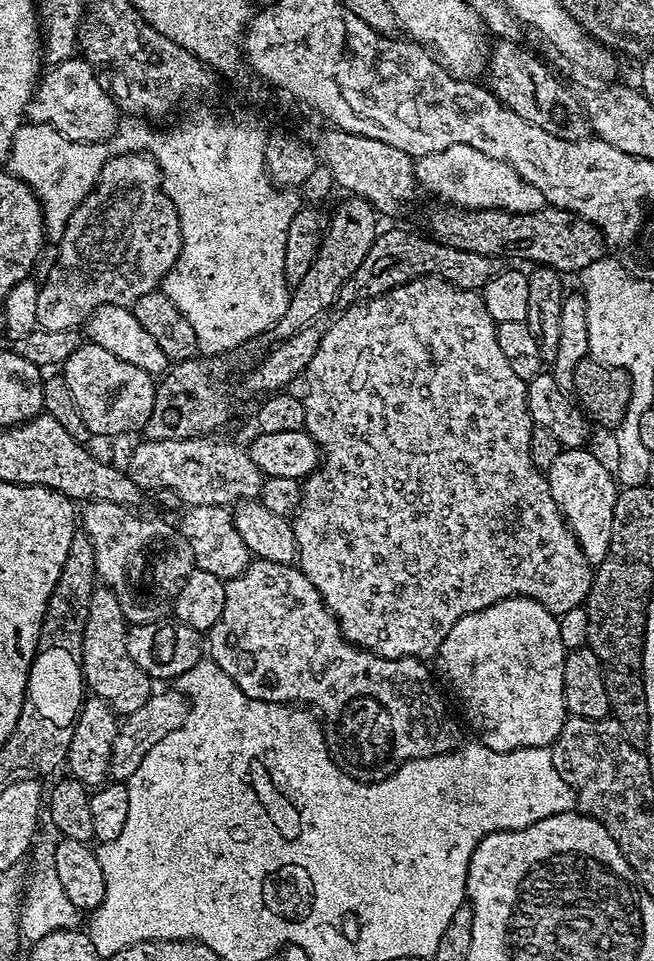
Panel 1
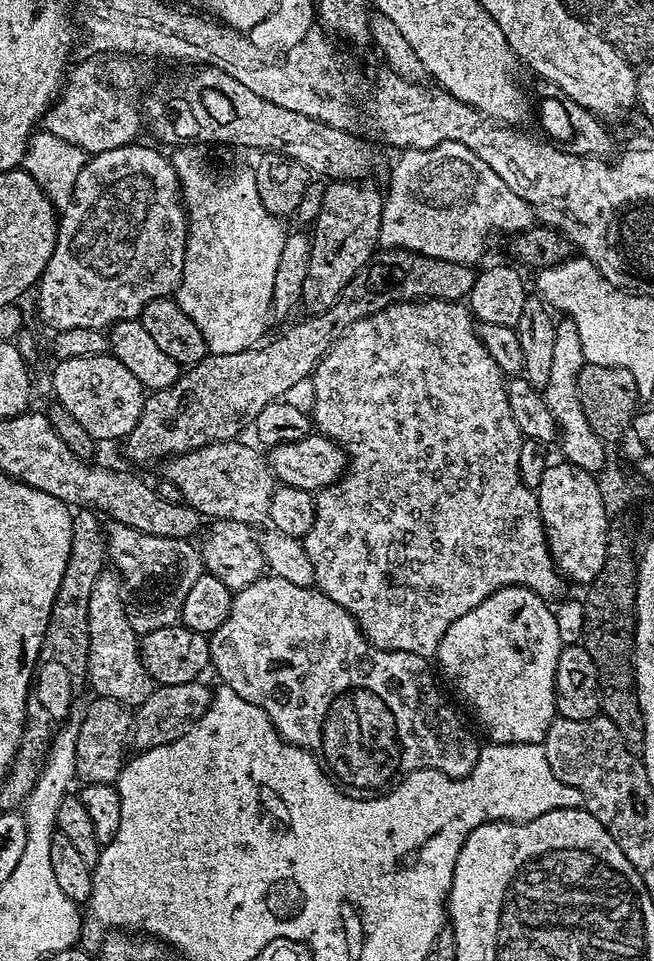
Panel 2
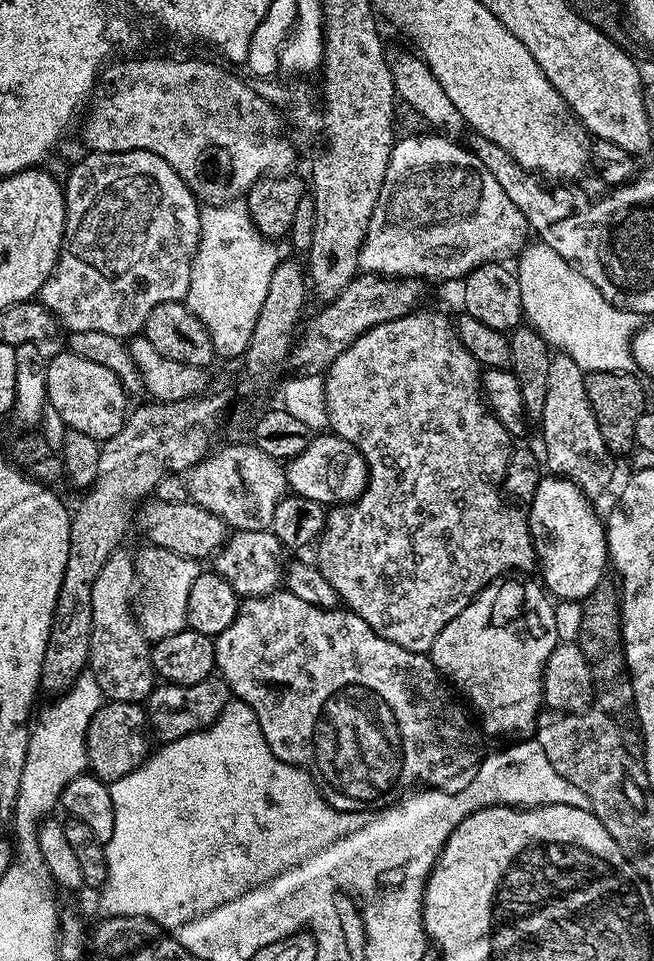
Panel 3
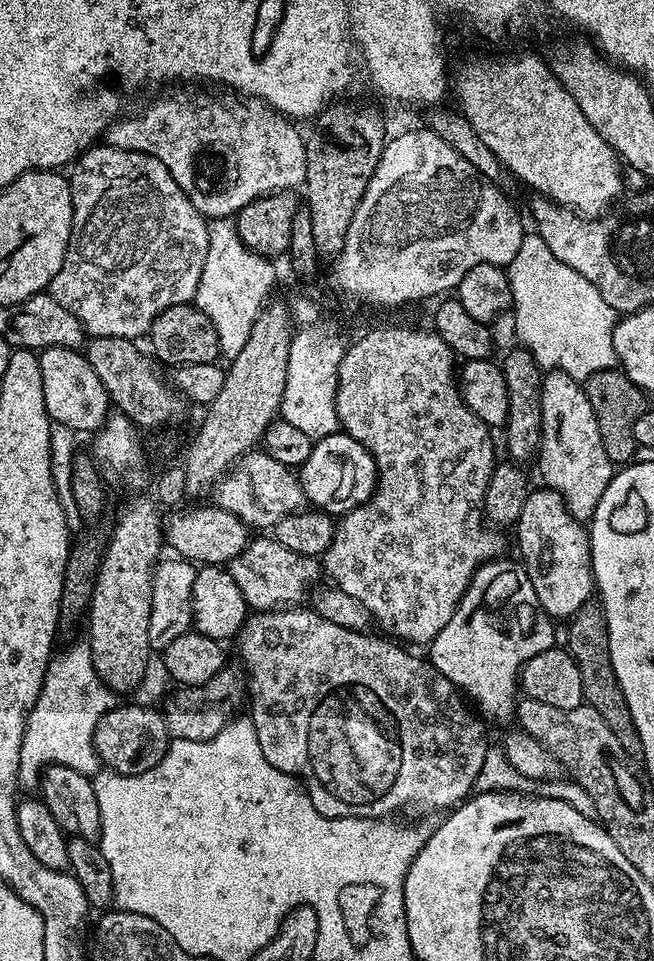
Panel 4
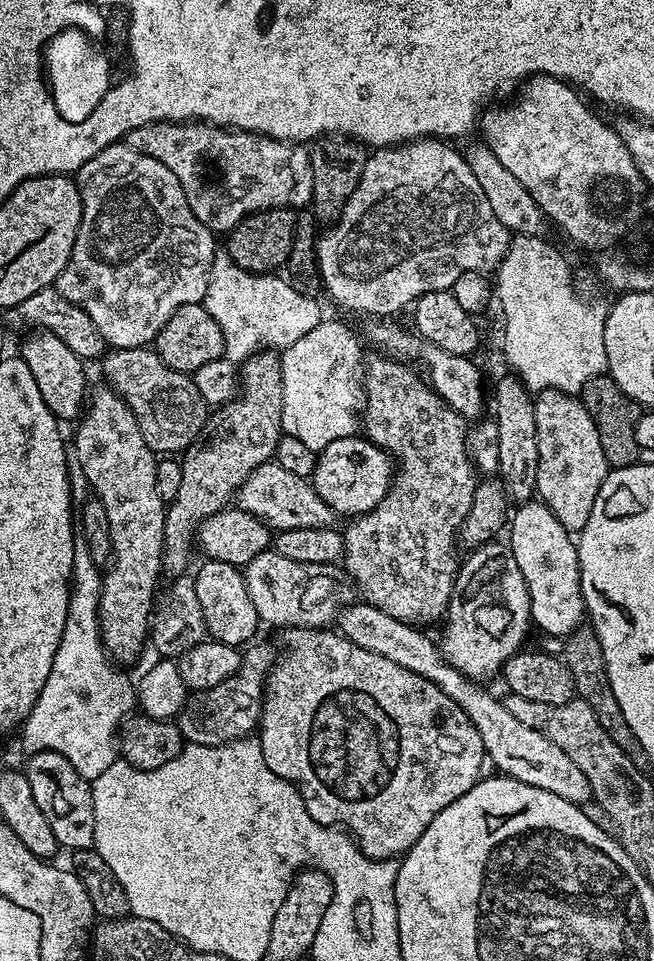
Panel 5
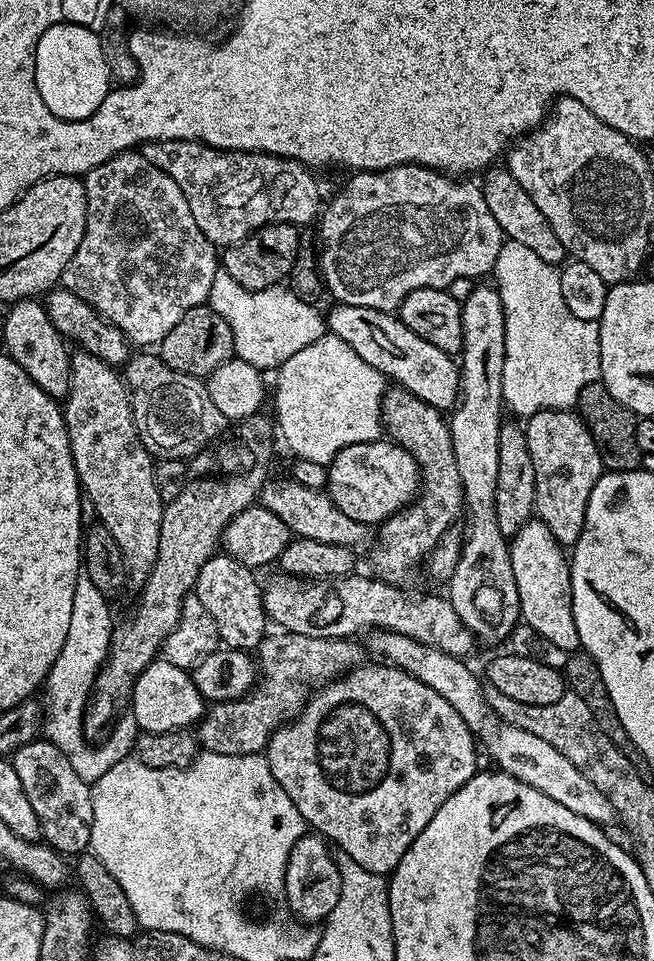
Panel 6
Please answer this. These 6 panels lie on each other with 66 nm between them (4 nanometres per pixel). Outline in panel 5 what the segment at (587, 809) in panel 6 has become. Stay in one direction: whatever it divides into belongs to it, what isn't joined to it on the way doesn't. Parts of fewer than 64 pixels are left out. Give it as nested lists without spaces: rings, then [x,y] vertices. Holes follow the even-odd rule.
[[[353,602],[340,611],[338,621],[340,635],[351,640],[353,644],[362,646],[362,650],[370,650],[374,654],[382,654],[390,658],[390,662],[398,662],[416,674],[422,674],[434,686],[442,690],[442,694],[450,697],[474,722],[478,734],[482,734],[484,755],[497,773],[514,778],[518,782],[526,782],[530,786],[538,786],[542,790],[550,790],[550,794],[558,794],[558,798],[566,798],[566,802],[581,806],[592,800],[590,782],[578,765],[570,759],[570,754],[562,750],[562,746],[554,746],[550,738],[546,738],[534,726],[526,726],[508,709],[503,699],[495,700],[487,692],[483,683],[463,676],[454,666],[444,659],[439,643],[436,644],[415,624],[407,624],[398,618],[390,618],[382,610],[367,602]]]

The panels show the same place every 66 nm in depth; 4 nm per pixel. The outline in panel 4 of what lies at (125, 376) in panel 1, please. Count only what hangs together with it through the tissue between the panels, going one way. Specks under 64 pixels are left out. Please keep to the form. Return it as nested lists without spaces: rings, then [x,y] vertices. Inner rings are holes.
[[[46,348],[39,353],[39,357],[42,398],[46,402],[48,419],[68,426],[77,434],[99,432],[110,415],[110,397],[98,374],[94,374],[87,355],[74,348]]]

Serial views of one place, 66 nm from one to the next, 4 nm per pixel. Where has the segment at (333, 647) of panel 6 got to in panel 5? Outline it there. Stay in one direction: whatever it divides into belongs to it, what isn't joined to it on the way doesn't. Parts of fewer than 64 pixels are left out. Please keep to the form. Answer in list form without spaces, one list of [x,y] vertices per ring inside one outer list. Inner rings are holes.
[[[249,643],[243,649],[239,670],[226,678],[226,682],[218,682],[218,686],[210,690],[195,693],[181,709],[178,723],[187,743],[218,746],[252,736],[257,731],[264,705],[264,682],[272,670],[274,651],[268,644],[256,643]]]

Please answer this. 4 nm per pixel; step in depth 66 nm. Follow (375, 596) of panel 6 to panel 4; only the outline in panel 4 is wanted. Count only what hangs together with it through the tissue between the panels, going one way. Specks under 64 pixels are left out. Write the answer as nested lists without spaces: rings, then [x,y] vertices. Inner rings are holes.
[[[271,535],[257,536],[260,536],[257,540],[256,537],[249,539],[246,550],[242,550],[238,558],[226,565],[234,582],[238,582],[238,590],[242,590],[242,598],[249,609],[256,612],[271,612],[285,606],[299,605],[303,601],[300,599],[304,595],[305,599],[317,583],[315,580],[322,576],[321,561],[315,556],[303,556],[286,550],[286,546],[282,546],[282,542],[278,542]]]

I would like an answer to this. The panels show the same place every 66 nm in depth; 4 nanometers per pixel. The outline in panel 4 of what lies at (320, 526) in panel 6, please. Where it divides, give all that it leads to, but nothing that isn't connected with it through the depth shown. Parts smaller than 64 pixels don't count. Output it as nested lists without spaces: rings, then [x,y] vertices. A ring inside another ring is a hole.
[[[253,450],[241,456],[229,468],[228,473],[216,481],[210,496],[216,499],[213,500],[215,507],[230,510],[234,518],[238,518],[252,530],[275,529],[279,520],[292,512],[301,511],[306,504],[297,473],[282,466],[282,462],[274,462],[274,458],[270,458],[270,454],[263,450]]]

